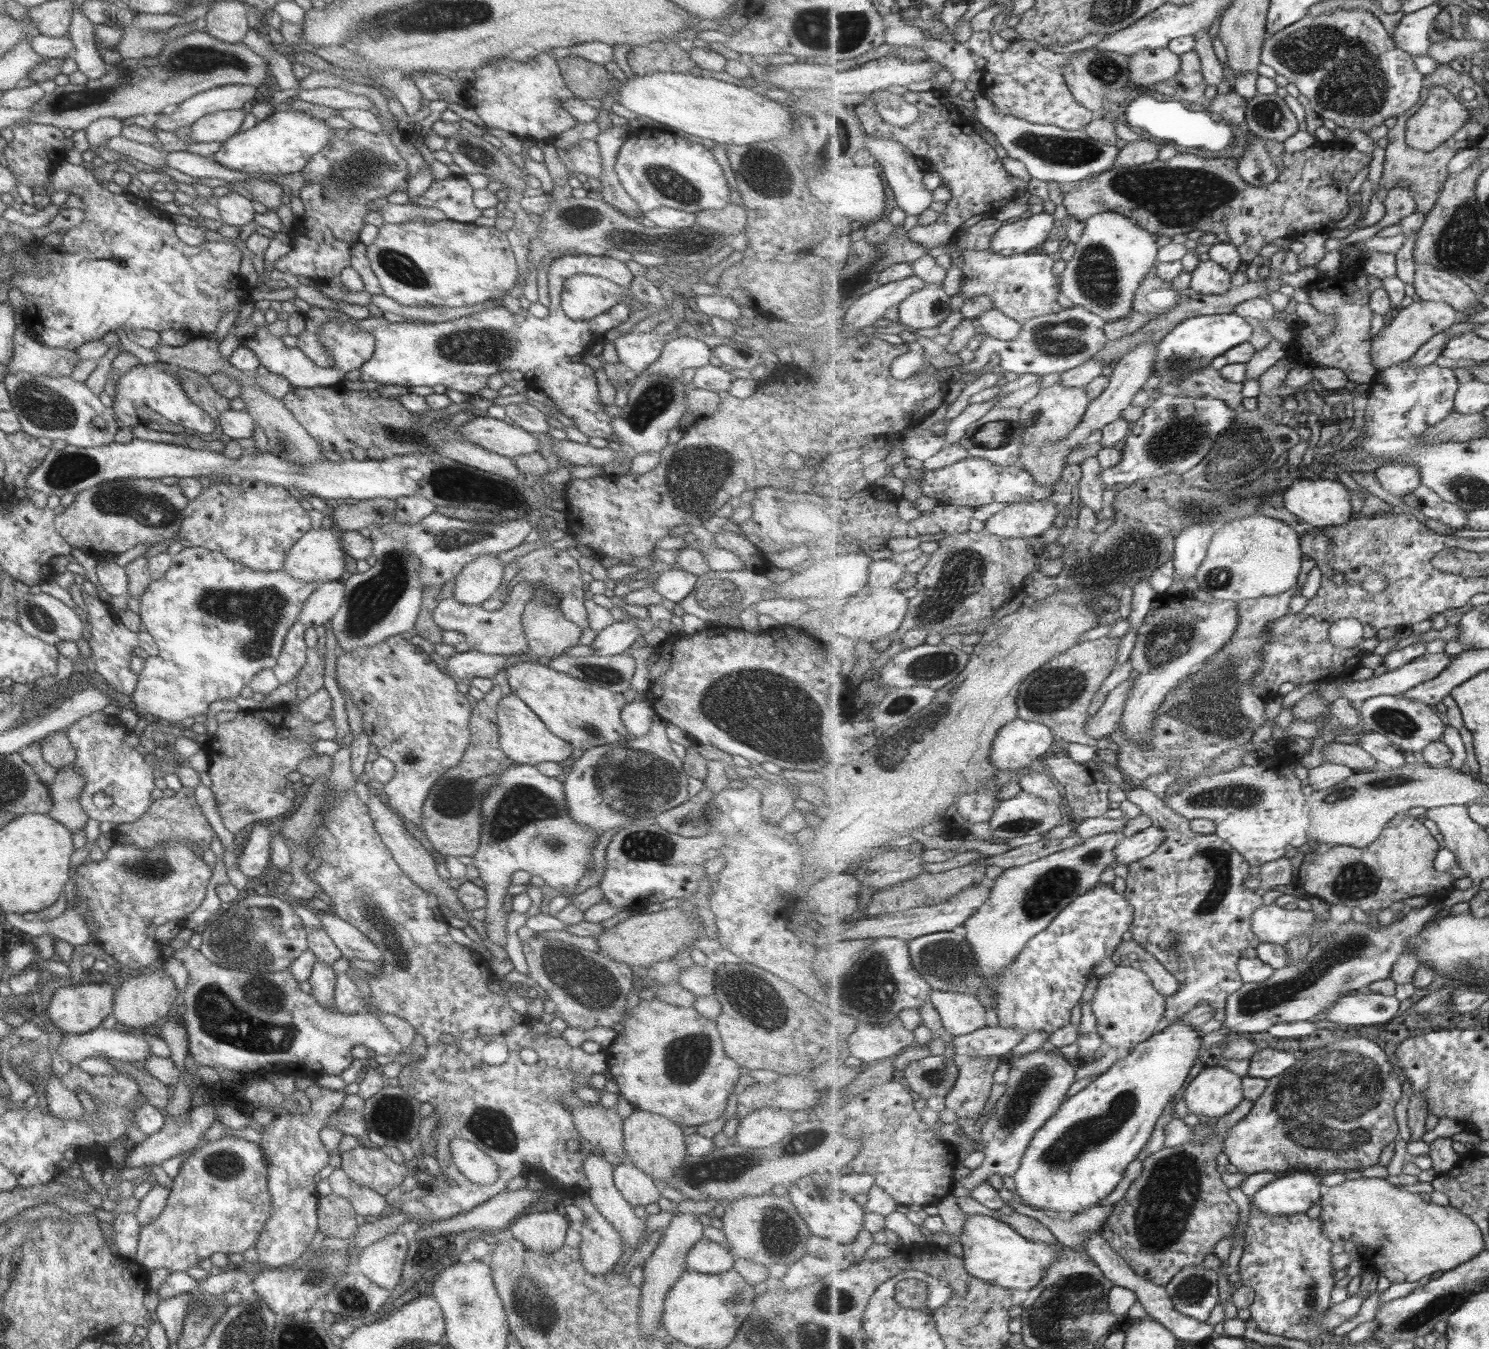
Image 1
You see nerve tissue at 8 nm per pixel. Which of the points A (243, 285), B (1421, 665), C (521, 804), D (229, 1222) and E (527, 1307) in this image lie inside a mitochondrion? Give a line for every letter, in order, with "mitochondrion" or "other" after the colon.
A: other
B: other
C: mitochondrion
D: other
E: mitochondrion

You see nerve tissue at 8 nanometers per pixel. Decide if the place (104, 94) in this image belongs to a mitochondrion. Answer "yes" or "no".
yes

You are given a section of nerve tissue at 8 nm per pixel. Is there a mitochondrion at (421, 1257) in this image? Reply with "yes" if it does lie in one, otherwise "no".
no

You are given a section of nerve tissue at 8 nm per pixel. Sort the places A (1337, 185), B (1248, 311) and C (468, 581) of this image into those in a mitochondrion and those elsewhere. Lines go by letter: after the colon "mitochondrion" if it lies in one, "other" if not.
A: other
B: other
C: other

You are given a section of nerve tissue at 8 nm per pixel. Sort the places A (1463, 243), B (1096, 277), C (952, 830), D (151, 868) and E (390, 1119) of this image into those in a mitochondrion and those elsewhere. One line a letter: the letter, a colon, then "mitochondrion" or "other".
A: mitochondrion
B: mitochondrion
C: other
D: mitochondrion
E: mitochondrion

